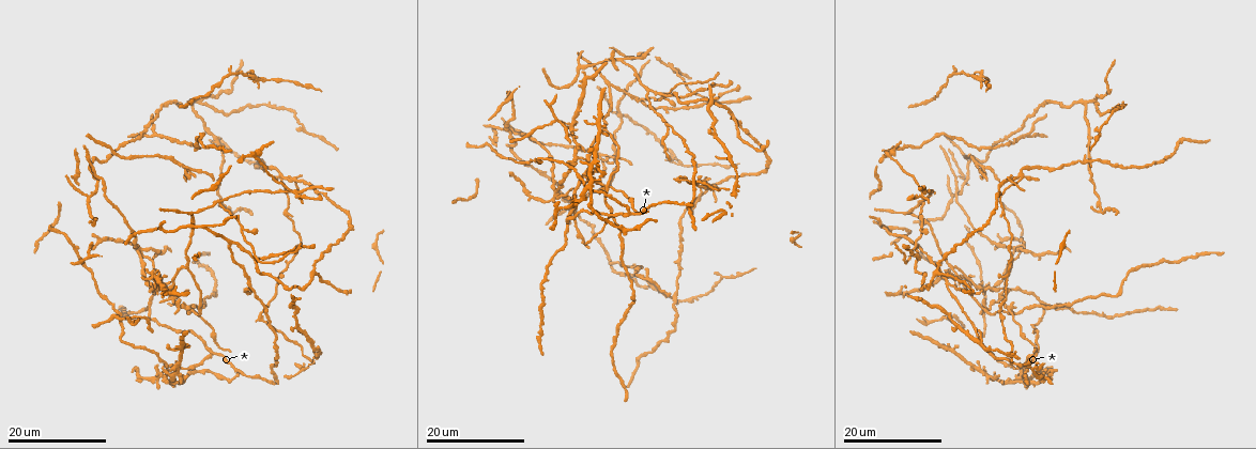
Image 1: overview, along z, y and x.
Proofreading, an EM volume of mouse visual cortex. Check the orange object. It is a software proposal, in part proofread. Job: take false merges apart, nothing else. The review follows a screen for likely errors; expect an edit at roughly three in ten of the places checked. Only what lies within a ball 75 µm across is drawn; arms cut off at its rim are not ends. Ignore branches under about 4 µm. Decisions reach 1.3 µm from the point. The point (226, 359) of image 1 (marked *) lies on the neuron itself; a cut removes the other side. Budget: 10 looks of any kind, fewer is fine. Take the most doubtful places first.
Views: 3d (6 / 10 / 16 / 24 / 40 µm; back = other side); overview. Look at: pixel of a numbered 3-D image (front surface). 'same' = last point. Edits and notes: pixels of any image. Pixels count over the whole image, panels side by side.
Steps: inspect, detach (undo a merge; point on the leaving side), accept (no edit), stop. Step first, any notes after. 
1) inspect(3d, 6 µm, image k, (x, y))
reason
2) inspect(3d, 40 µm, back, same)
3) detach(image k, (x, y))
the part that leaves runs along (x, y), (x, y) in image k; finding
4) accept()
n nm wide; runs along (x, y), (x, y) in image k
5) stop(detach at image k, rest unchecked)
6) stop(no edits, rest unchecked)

inspect(3d, 24 µm, image 1, (220, 203))
branch point

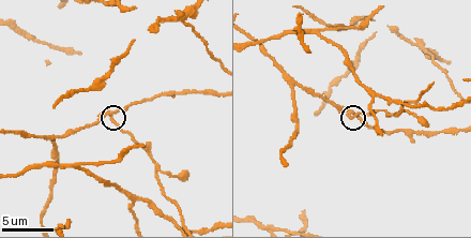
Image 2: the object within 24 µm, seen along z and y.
inspect(3d, 6 µm, image 2, (111, 117))

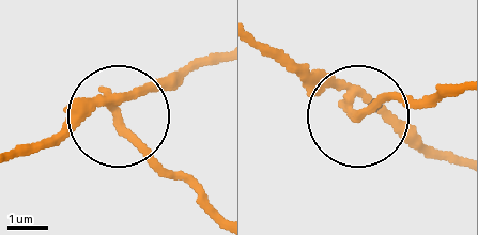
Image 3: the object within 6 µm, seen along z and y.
inspect(3d, 6 µm, back, image 3, (352, 116))

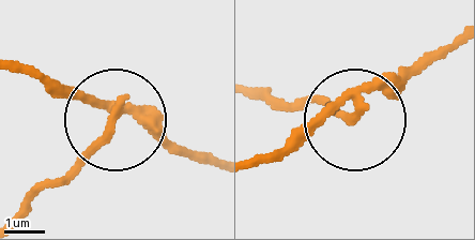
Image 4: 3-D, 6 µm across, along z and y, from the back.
detach(image 4, (82, 153))
190 nm wide; the part that leaves runs along (121, 113), (19, 211) in image 4; two neurons meet here

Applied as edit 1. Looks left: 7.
inspect(overview)

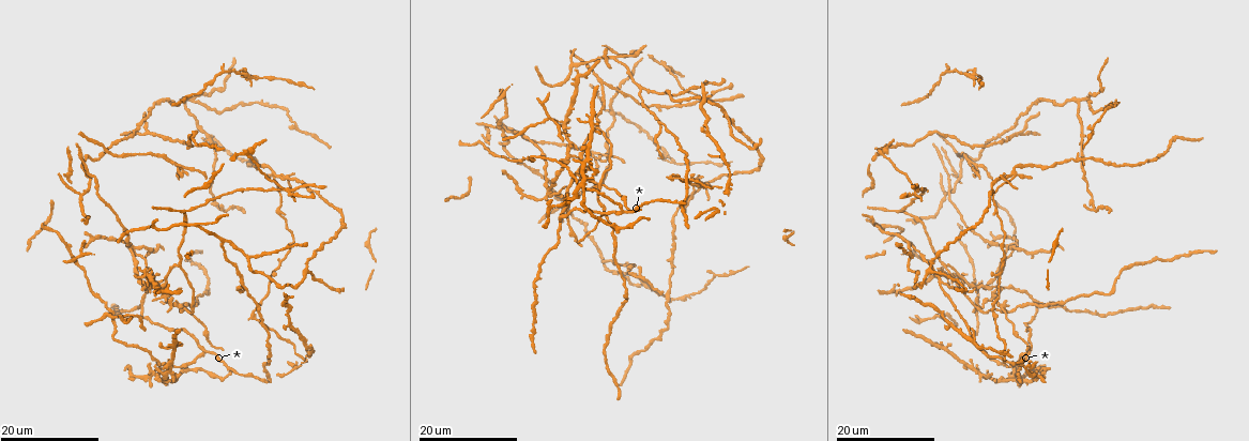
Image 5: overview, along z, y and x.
inspect(3d, 24 µm, image 5, (898, 210))
three-way junction

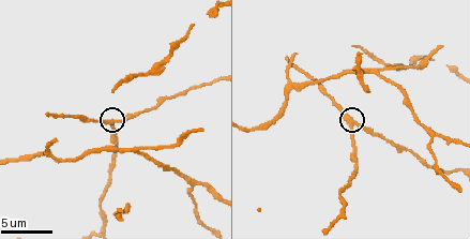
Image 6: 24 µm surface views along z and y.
inspect(3d, 10 µm, image 6, (355, 123))

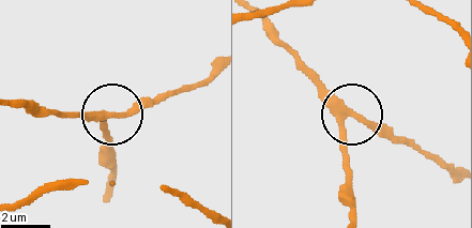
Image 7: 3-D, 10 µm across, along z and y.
inspect(3d, 6 µm, image 7, (354, 115))

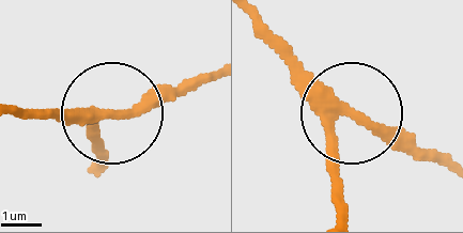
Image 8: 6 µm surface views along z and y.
accept()
3 arms; runs along (339, 207), (329, 136), (343, 112), (251, 17) in image 8; one neuron here

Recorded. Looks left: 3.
inspect(3d, 16 µm, image 5, (599, 186))
looks like a crossing

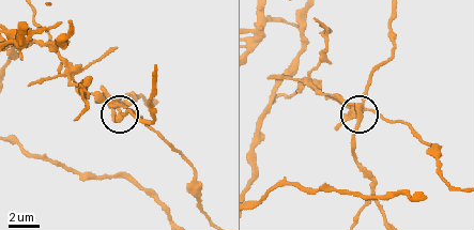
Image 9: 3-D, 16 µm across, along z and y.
inspect(3d, 6 µm, image 9, (355, 114))
zoom in

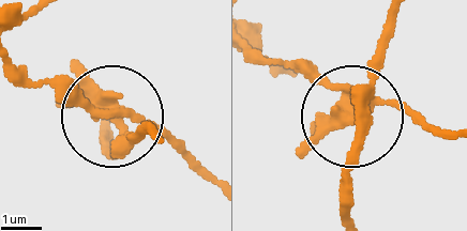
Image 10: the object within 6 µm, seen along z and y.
detach(image 10, (311, 143))
two neurons meet here

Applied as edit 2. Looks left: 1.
inspect(3d, 6 µm, image 9, (259, 18))
four-way junction

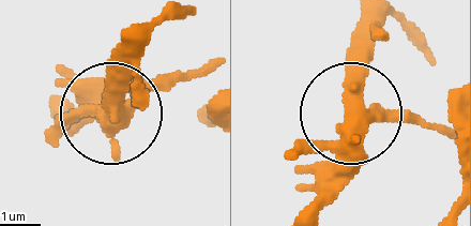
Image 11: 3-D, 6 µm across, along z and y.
accept()
side arm 25 µm; 4 arms; one neuron here

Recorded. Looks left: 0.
stop(detach at image 4, detach at image 10, rest unchecked)

